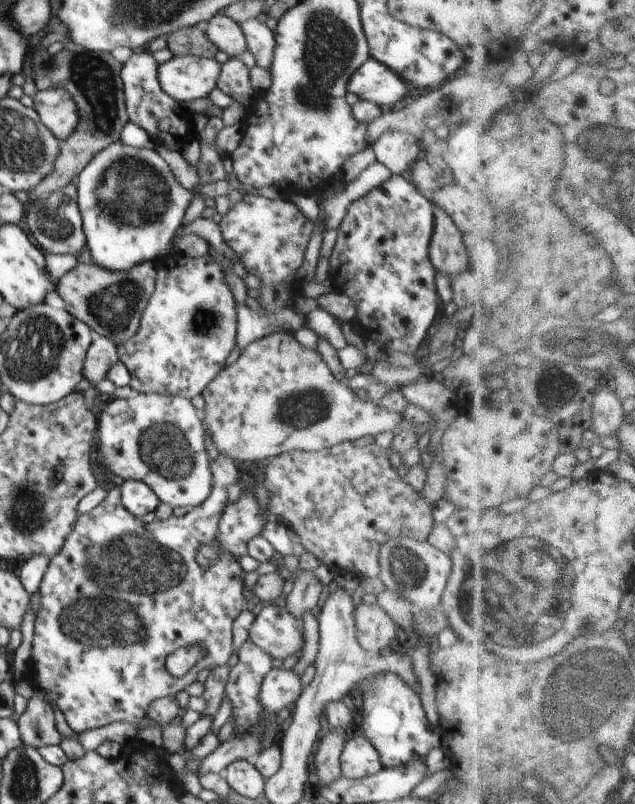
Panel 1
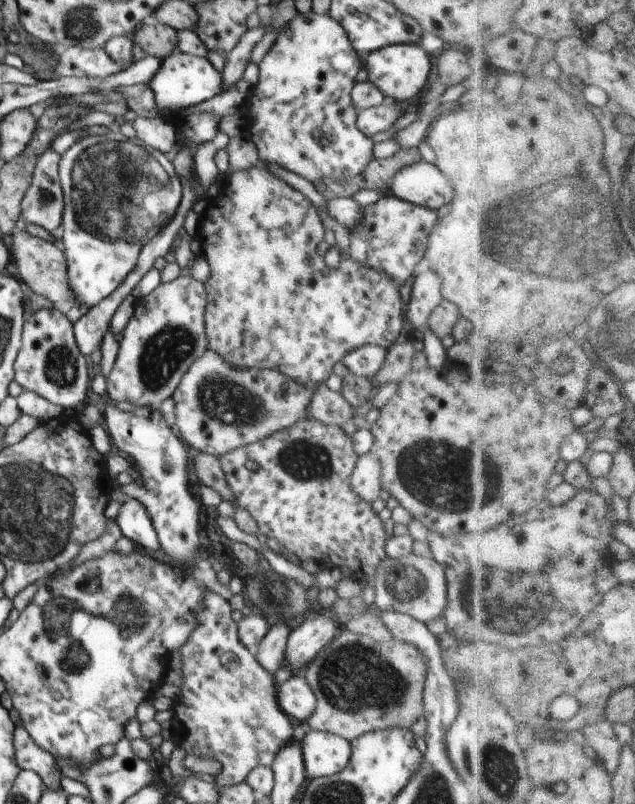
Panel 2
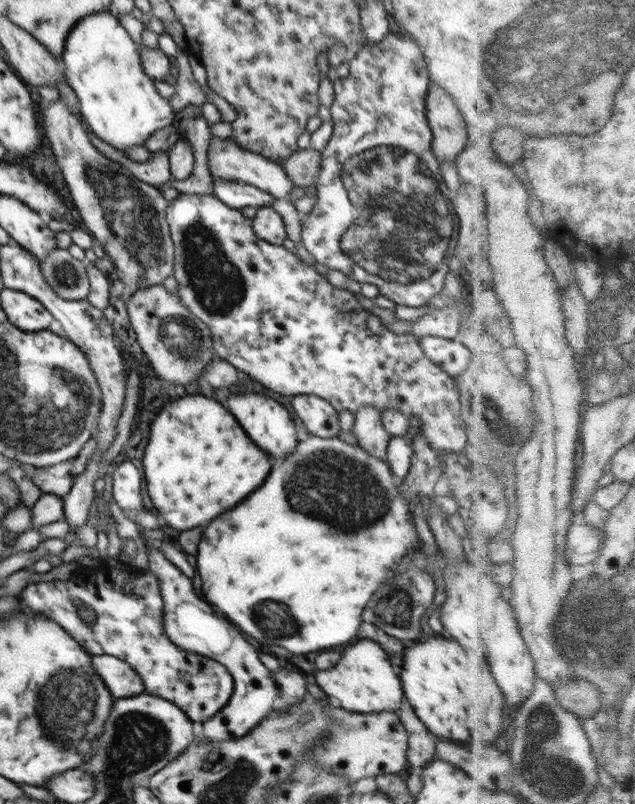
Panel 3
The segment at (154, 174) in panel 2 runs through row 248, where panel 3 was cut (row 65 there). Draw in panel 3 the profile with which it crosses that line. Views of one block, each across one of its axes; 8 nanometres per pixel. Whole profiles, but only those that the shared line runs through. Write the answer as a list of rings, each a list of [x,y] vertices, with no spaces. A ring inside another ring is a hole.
[[[109,11],[94,13],[81,18],[68,33],[64,43],[64,52],[60,59],[65,80],[80,100],[80,113],[89,128],[113,147],[125,153],[128,147],[145,146],[145,141],[158,130],[172,124],[176,112],[168,99],[164,99],[154,87],[153,79],[144,73],[140,44],[129,37],[128,31],[120,24],[119,19]]]

